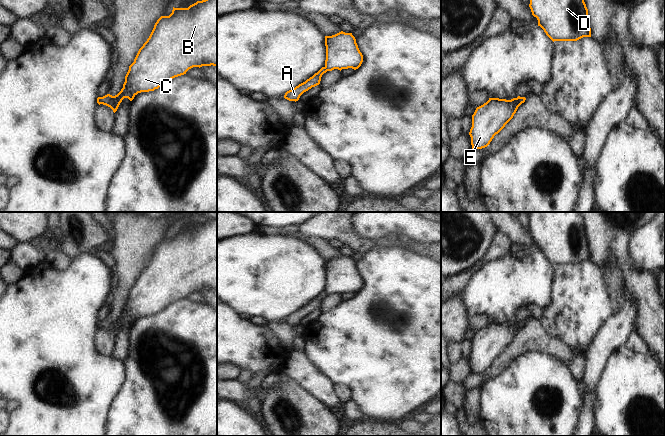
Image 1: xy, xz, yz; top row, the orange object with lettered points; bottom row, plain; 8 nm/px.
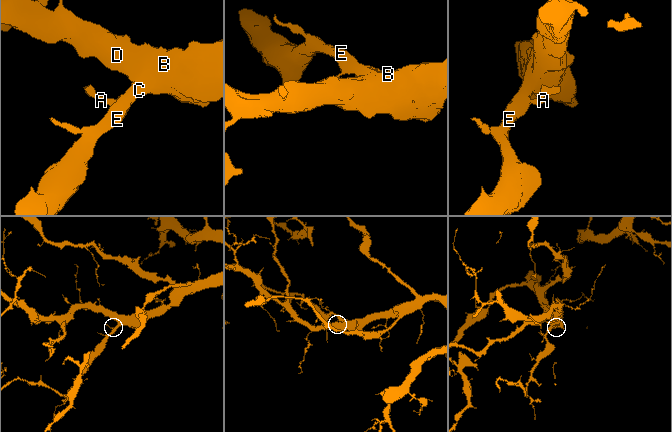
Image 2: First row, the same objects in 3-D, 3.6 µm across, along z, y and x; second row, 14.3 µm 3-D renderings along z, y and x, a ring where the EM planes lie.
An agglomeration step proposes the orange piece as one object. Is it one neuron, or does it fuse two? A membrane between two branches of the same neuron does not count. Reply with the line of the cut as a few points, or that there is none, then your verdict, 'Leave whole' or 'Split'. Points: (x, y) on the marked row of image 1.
No split. Leave whole.

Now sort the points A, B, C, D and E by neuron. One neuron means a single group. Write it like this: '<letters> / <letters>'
A B C D E

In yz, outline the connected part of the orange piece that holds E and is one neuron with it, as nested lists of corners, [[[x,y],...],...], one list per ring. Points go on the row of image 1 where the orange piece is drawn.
[[[520,96],[511,100],[489,98],[486,103],[477,107],[472,115],[472,127],[469,132],[472,149],[487,147],[525,100],[525,97]]]

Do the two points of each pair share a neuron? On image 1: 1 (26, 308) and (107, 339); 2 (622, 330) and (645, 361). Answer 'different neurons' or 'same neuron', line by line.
1: different neurons
2: different neurons

